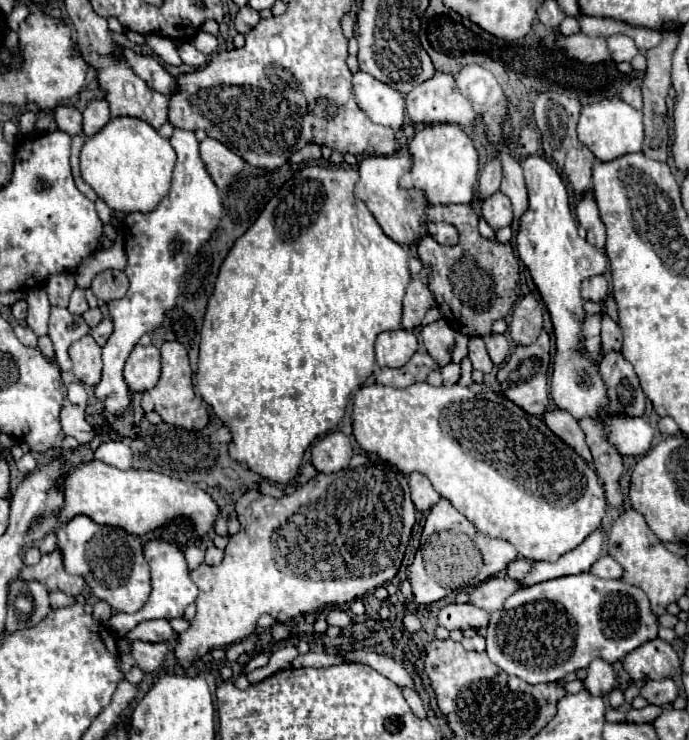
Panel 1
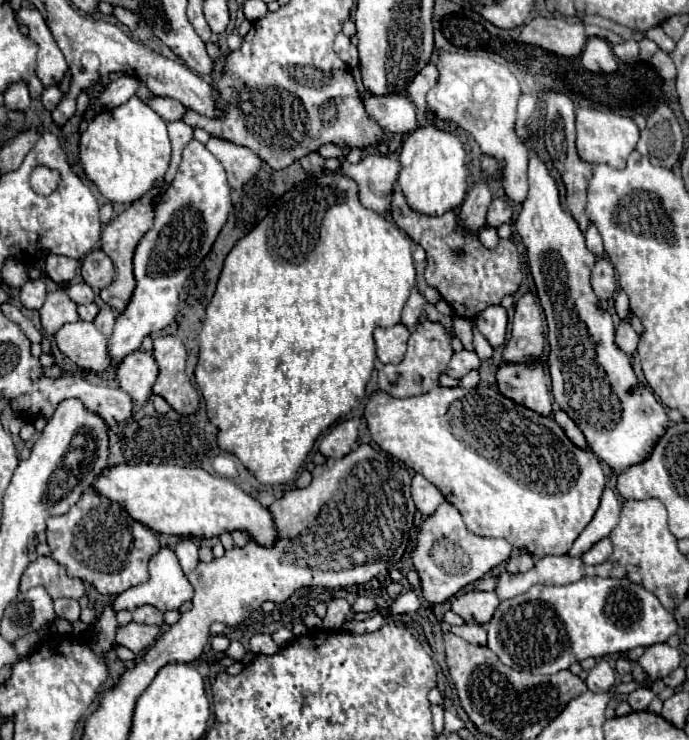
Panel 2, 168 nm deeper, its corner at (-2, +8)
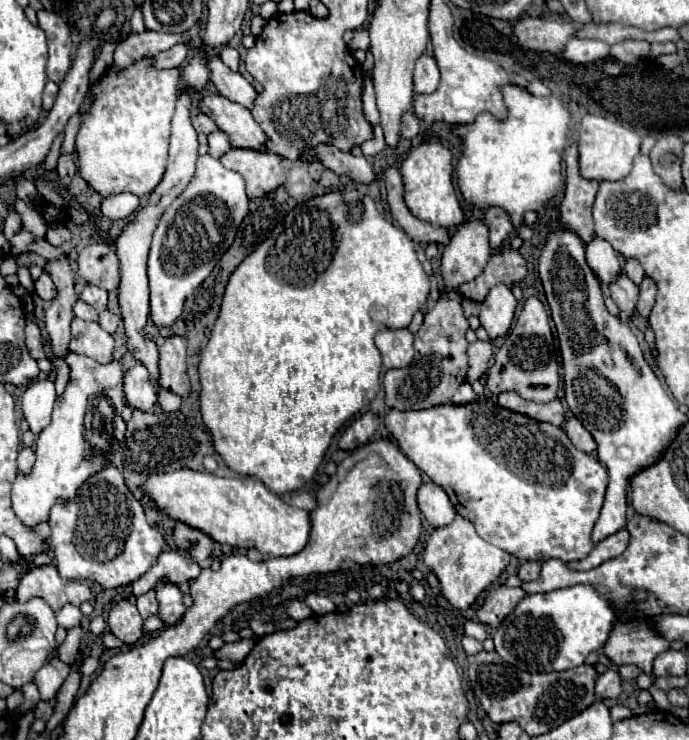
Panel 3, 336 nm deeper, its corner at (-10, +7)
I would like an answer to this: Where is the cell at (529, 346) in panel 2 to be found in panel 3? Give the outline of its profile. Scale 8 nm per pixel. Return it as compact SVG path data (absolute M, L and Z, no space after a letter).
M537 296L525 300L515 328L509 330L503 346L497 350L495 362L487 374L487 388L491 390L491 394L513 390L527 402L551 402L557 398L559 360L555 356L549 314Z

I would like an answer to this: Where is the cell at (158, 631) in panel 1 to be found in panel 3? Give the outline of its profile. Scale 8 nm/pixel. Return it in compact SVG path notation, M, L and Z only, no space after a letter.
M149 590L147 594L137 598L137 610L141 614L141 618L149 618L153 614L157 614L157 598L155 598L155 590Z

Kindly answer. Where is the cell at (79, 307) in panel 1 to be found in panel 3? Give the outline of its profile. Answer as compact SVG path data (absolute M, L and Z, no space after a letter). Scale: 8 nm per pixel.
M85 286L85 290L81 292L81 300L101 312L107 308L107 290L97 288L97 286Z

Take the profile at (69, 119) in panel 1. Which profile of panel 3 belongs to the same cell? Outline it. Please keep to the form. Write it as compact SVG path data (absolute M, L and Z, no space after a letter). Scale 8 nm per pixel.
M47 82L47 86L45 86L45 92L43 92L43 108L45 110L49 110L51 106L53 106L53 102L55 102L55 98L57 98L57 84L55 82Z

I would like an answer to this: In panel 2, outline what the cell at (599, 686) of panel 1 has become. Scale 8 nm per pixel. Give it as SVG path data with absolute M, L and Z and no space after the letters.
M599 659L597 665L587 673L587 681L585 683L587 683L587 689L593 691L593 693L609 691L611 685L615 683L615 671L605 659Z

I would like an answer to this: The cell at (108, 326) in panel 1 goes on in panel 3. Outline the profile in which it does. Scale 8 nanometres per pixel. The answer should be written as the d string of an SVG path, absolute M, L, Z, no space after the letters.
M103 310L103 312L99 314L99 320L97 320L97 322L101 324L103 330L107 330L109 334L113 334L113 332L117 330L117 326L119 326L119 320L121 320L121 318L119 318L117 314L113 314L111 310Z

